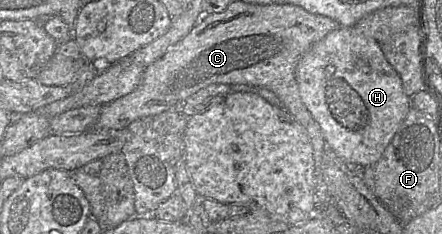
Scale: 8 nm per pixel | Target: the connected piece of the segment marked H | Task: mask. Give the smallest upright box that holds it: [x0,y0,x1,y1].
[295,26,411,169]

